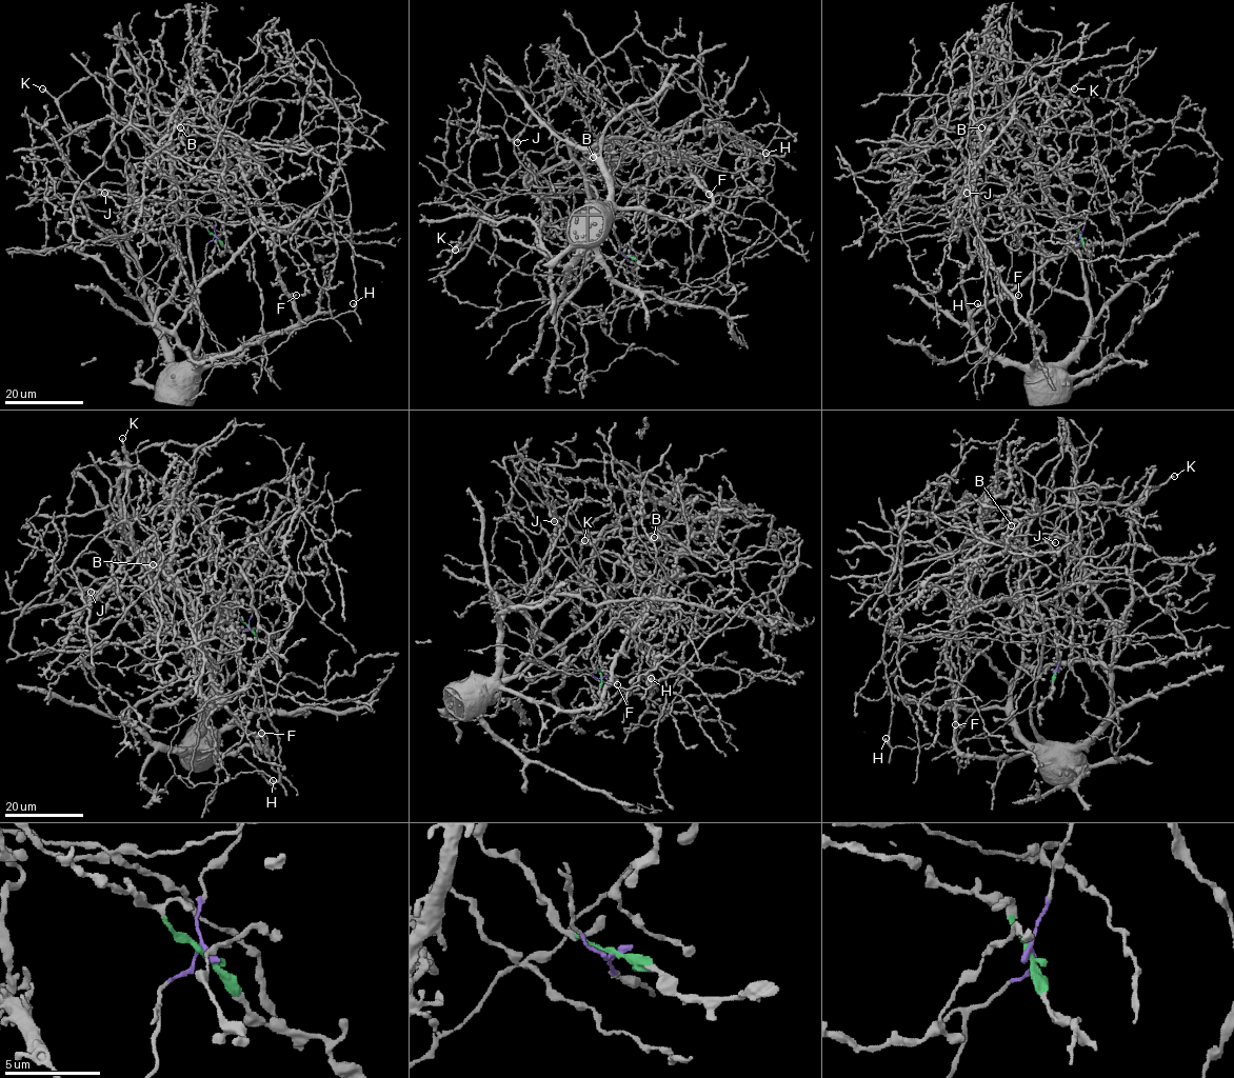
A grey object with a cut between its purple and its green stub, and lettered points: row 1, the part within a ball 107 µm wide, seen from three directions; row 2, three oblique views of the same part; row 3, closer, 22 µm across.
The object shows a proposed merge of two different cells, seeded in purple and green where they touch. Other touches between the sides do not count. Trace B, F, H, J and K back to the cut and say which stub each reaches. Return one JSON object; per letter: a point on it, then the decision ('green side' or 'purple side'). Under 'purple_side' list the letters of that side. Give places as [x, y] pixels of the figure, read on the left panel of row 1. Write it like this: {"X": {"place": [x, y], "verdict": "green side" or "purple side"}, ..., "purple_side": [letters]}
{"B": {"place": [180, 127], "verdict": "green side"}, "F": {"place": [296, 295], "verdict": "green side"}, "H": {"place": [353, 303], "verdict": "purple side"}, "J": {"place": [104, 193], "verdict": "green side"}, "K": {"place": [42, 88], "verdict": "green side"}, "purple_side": ["H"]}

